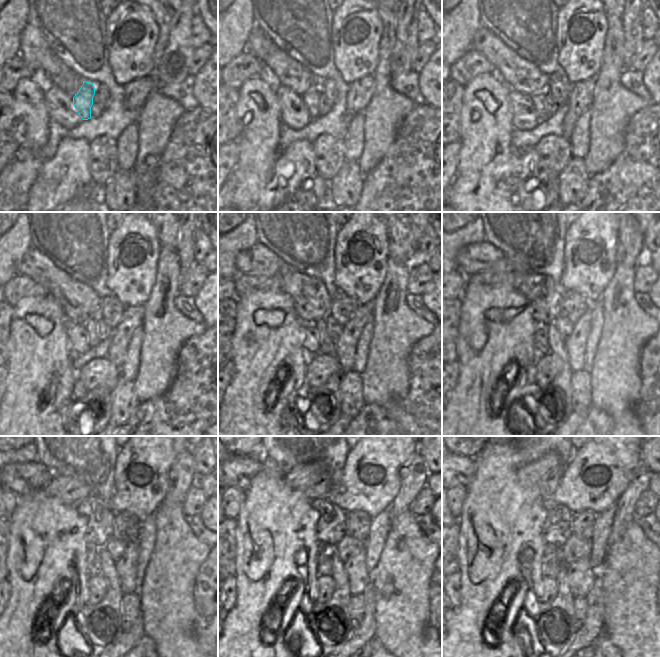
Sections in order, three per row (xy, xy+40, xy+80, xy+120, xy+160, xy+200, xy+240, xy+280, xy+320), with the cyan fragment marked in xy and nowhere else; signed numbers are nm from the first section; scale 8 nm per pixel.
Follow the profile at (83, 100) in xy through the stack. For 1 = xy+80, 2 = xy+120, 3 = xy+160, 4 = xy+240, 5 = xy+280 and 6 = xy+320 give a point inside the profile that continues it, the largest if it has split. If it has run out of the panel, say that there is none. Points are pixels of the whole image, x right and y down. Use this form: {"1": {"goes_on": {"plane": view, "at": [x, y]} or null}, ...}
{"1": {"goes_on": {"plane": "xy+80", "at": [538, 99]}}, "2": {"goes_on": {"plane": "xy+120", "at": [91, 325]}}, "3": {"goes_on": {"plane": "xy+160", "at": [327, 346]}}, "4": {"goes_on": {"plane": "xy+240", "at": [102, 623]}}, "5": {"goes_on": {"plane": "xy+280", "at": [329, 623]}}, "6": {"goes_on": {"plane": "xy+320", "at": [555, 621]}}}

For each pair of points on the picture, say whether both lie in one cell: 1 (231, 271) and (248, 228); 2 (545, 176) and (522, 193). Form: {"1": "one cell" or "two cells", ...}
{"1": "one cell", "2": "one cell"}

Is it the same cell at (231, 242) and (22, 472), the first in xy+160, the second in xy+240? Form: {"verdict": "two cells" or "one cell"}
{"verdict": "two cells"}

